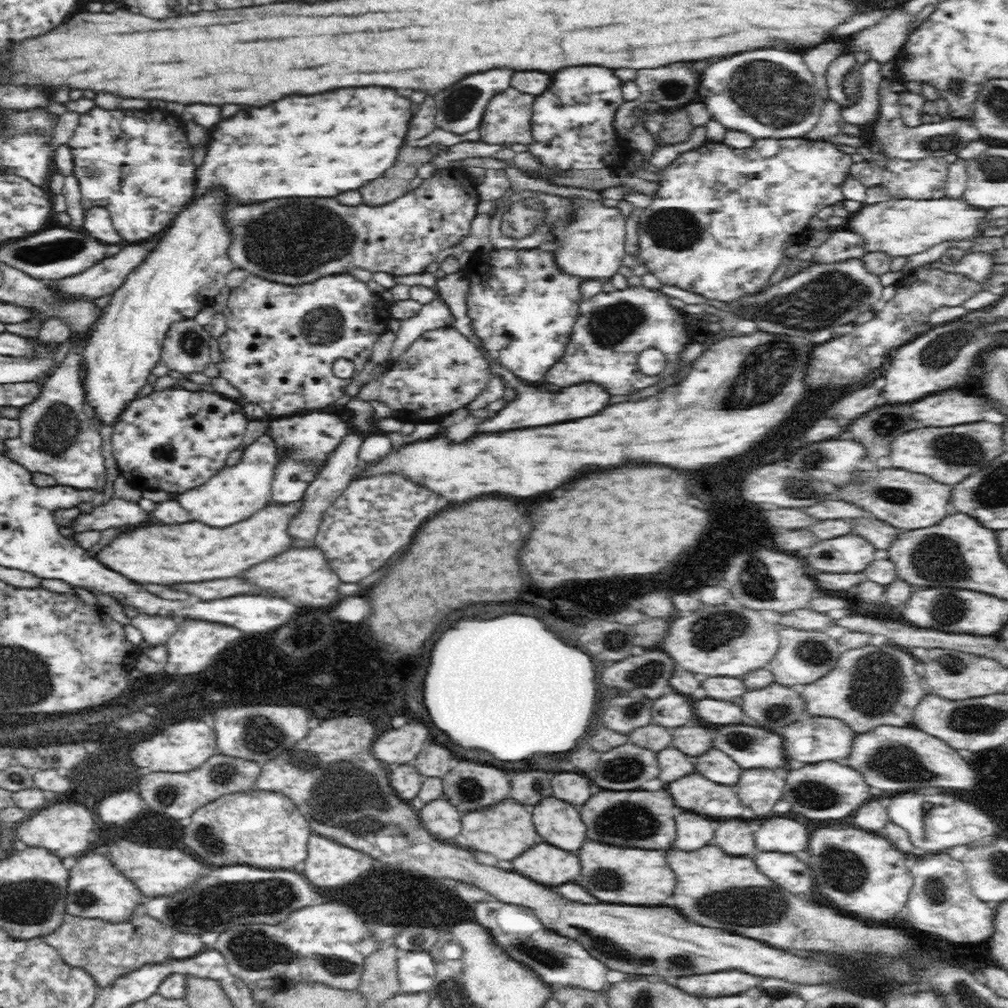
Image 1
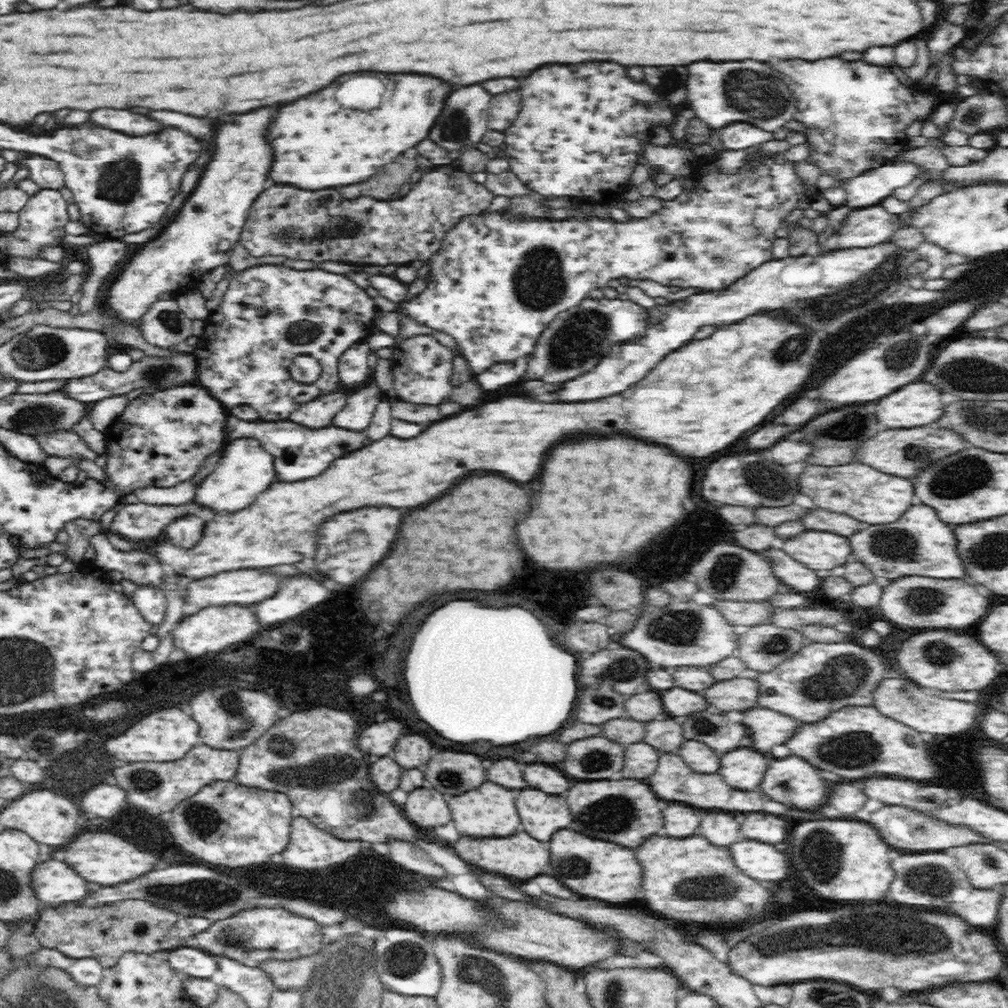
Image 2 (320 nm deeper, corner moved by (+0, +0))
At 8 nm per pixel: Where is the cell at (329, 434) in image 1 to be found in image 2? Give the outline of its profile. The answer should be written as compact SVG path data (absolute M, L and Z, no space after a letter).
M338 390L315 401L303 404L288 417L288 420L312 430L332 426L332 420L346 403L346 393L344 390Z

